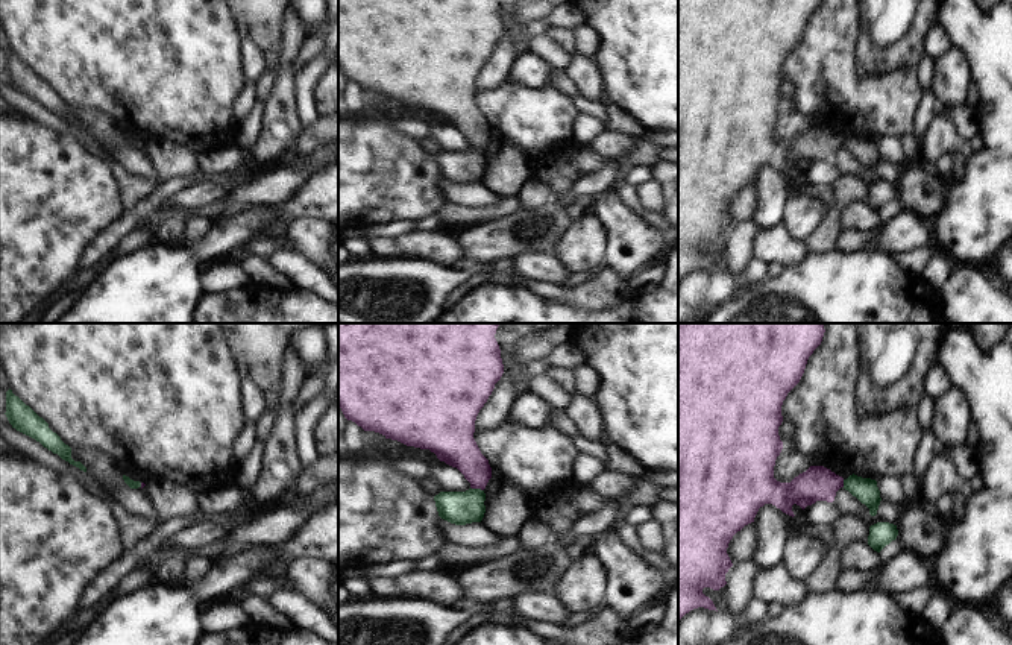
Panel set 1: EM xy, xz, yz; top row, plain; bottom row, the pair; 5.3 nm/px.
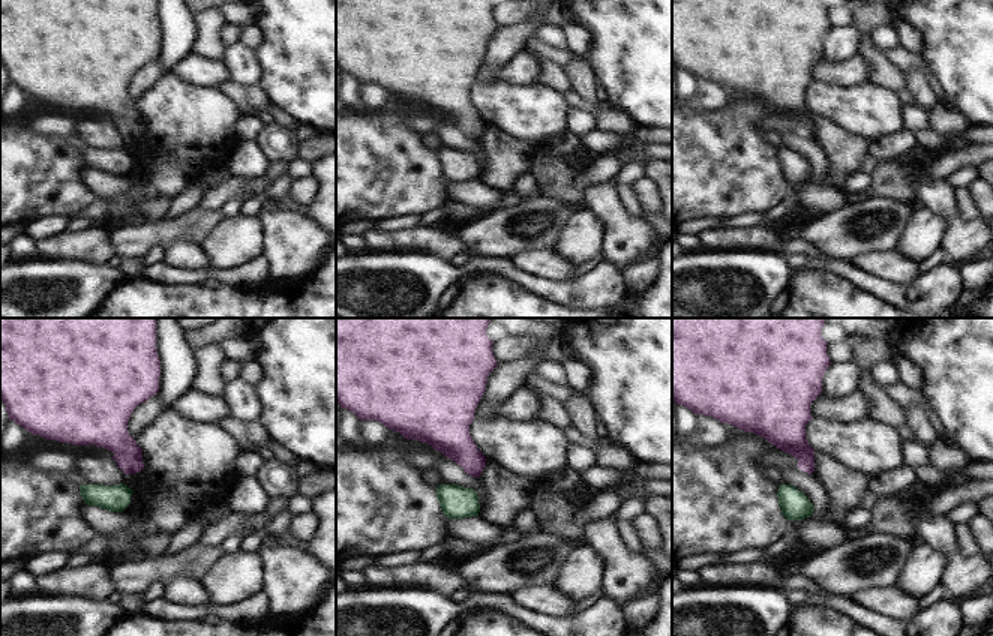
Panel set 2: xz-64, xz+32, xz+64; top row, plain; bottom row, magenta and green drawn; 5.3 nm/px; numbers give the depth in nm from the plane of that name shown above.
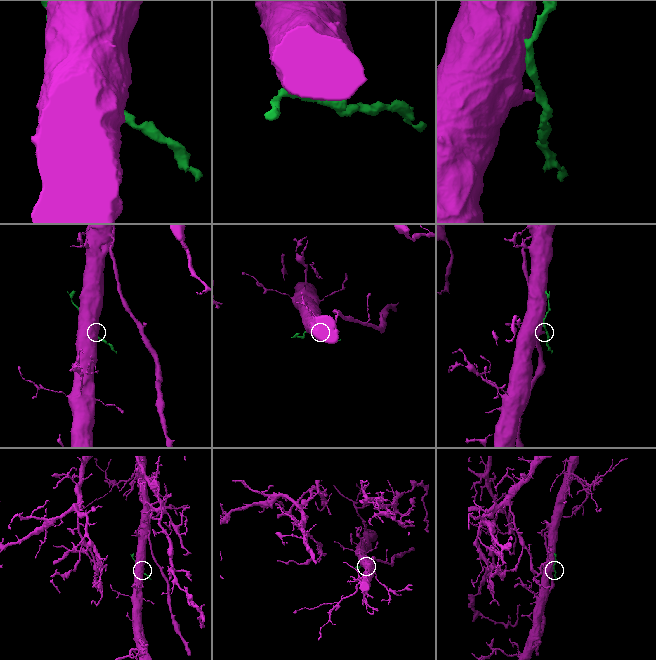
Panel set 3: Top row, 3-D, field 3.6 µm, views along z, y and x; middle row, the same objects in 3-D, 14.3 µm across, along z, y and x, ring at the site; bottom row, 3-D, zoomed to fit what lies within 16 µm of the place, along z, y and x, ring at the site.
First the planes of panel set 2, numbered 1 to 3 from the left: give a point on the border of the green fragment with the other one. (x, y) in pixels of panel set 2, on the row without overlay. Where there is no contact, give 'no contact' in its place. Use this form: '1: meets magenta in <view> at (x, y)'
1: no contact
2: no contact
3: no contact

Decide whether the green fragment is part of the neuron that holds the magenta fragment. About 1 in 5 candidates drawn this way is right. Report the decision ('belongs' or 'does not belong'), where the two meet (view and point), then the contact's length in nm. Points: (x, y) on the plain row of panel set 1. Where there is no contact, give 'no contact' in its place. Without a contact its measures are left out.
does not belong | xz (478, 147) | 70 nm

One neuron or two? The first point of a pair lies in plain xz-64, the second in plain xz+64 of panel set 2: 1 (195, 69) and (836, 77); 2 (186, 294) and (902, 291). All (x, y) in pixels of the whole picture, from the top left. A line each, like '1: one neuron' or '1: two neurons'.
1: one neuron
2: two neurons

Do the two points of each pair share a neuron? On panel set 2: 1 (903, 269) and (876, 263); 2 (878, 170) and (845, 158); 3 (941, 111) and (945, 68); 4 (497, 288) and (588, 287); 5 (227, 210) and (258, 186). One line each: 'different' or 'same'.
1: same
2: different
3: different
4: different
5: same

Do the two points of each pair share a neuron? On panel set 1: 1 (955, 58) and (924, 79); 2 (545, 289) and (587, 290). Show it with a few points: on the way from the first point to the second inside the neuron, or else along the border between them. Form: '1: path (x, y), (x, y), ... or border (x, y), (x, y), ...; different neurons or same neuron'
1: border (935, 62), (935, 78), (930, 88); different neurons
2: path (556, 292), (577, 293); same neuron

